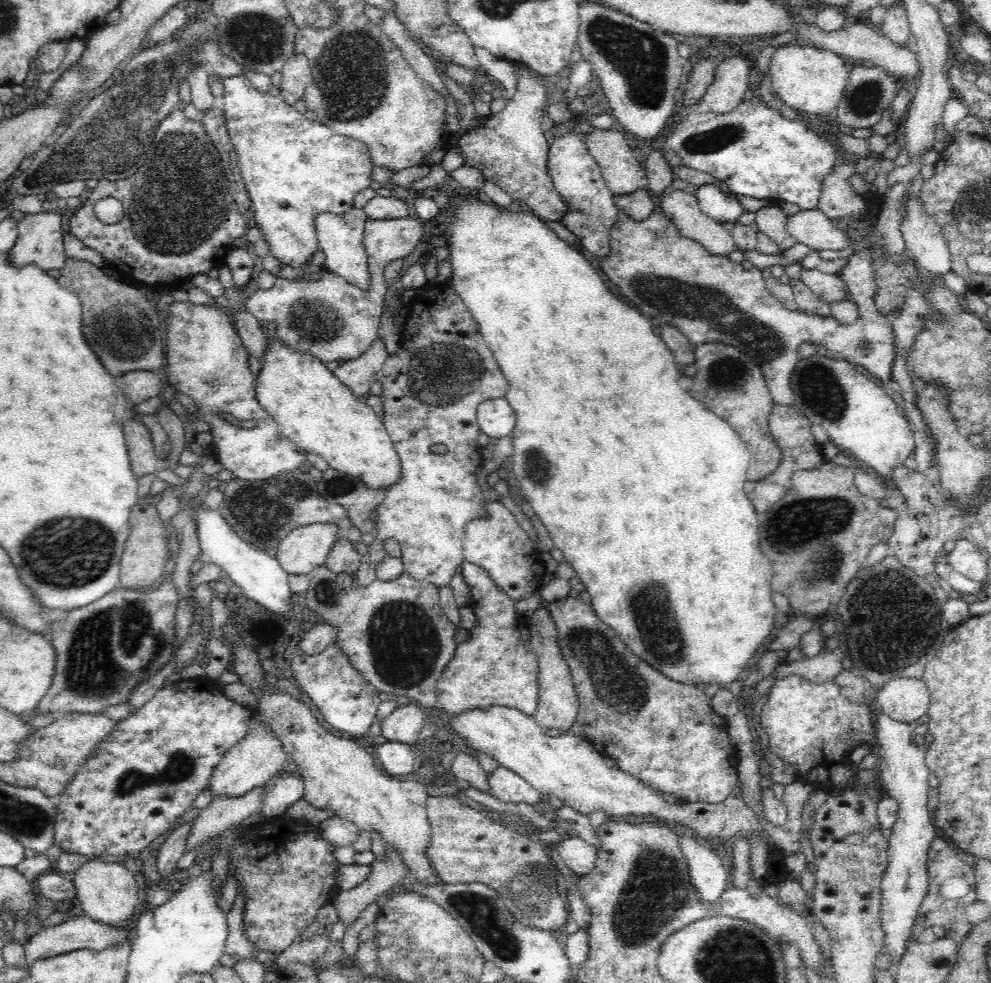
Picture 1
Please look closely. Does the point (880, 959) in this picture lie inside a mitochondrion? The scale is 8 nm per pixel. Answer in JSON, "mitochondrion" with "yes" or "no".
{"mitochondrion":"no"}

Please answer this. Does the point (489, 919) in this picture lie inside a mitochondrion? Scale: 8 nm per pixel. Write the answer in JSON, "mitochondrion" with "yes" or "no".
{"mitochondrion":"yes"}

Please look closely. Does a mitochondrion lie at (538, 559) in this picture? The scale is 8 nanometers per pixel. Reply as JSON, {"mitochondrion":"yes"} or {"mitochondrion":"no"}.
{"mitochondrion":"no"}

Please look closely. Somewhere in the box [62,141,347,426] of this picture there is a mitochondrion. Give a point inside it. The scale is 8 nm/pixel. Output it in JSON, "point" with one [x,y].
{"point":[122,336]}

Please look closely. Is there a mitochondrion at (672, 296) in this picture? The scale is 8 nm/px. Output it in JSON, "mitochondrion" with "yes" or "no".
{"mitochondrion":"yes"}

